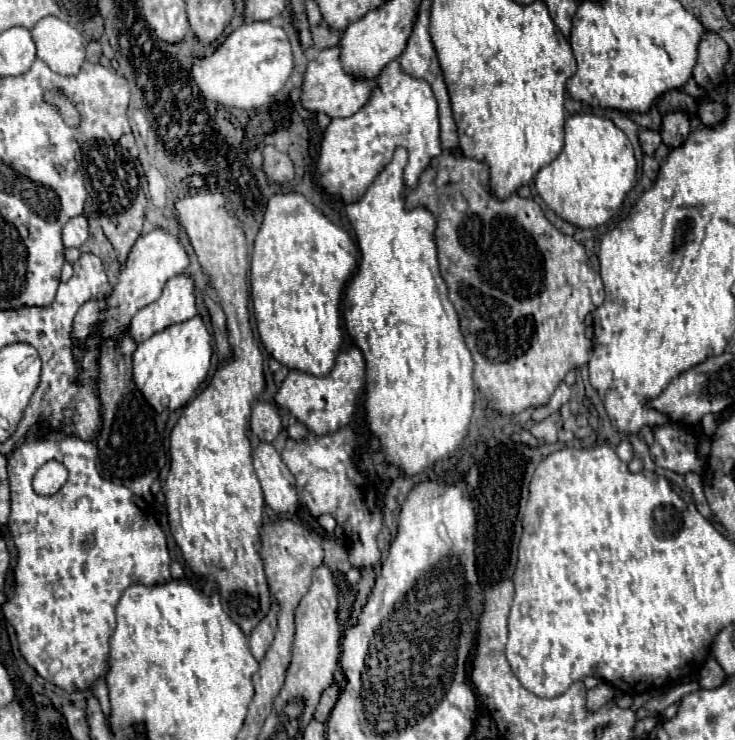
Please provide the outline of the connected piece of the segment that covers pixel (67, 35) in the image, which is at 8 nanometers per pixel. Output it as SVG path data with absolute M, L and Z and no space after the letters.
M47 16L33 26L37 58L49 64L57 74L77 74L85 62L85 38L71 24Z

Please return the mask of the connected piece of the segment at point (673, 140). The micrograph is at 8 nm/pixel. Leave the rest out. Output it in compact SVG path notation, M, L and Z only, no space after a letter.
M667 112L663 118L661 138L669 148L681 146L691 132L691 122L687 112Z

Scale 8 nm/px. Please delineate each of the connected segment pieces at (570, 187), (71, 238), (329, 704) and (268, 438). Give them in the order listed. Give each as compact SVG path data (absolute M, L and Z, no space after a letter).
M575 112L565 122L565 146L561 154L537 172L535 188L557 216L577 228L595 228L619 210L625 194L637 182L635 170L633 146L621 128L605 116Z
M75 216L63 226L63 244L65 248L81 248L87 240L87 218Z
M329 686L329 688L323 692L321 702L319 702L319 706L317 706L317 712L315 712L315 718L317 718L319 722L327 722L327 716L331 714L337 698L339 698L339 688L337 688L337 686Z
M257 402L253 406L253 416L251 416L251 432L263 440L263 442L273 442L279 432L281 432L281 418L279 412L273 404L269 402Z

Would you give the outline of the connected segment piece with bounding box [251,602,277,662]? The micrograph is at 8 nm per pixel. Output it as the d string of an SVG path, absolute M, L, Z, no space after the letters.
M273 602L269 614L259 622L259 626L257 626L257 628L253 630L253 634L251 634L251 652L253 652L253 656L255 656L257 662L263 660L267 648L269 648L271 642L273 642L275 624L277 624L275 616L277 616L277 604Z

